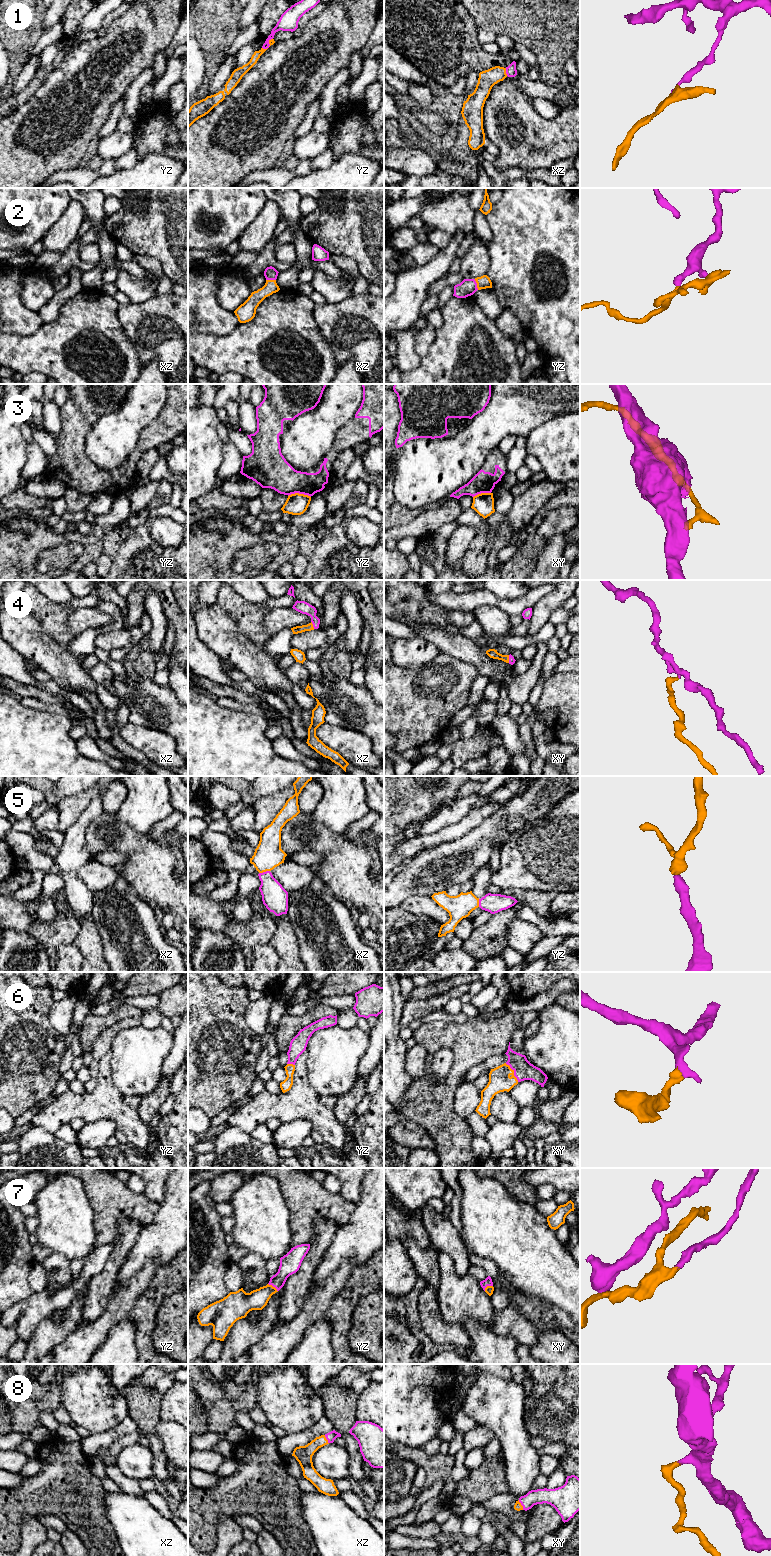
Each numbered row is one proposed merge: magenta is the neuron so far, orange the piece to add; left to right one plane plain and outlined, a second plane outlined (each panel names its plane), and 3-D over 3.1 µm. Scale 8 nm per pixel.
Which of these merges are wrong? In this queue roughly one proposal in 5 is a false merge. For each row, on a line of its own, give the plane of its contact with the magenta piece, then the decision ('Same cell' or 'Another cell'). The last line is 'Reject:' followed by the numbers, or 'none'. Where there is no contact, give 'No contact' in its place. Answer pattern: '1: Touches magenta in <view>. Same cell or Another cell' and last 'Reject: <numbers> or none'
1: Touches magenta in xz. Another cell
2: Touches magenta in yz. Same cell
3: Touches magenta in yz. Same cell
4: Touches magenta in xz. Same cell
5: Touches magenta in xz. Same cell
6: Touches magenta in xy. Same cell
7: Touches magenta in yz. Same cell
8: Touches magenta in xy. Same cell
Reject: 1

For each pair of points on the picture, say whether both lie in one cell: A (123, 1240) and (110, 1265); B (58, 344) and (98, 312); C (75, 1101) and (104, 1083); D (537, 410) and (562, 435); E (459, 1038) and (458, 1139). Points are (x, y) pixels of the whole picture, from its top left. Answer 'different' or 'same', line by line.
A: same
B: same
C: same
D: different
E: same

